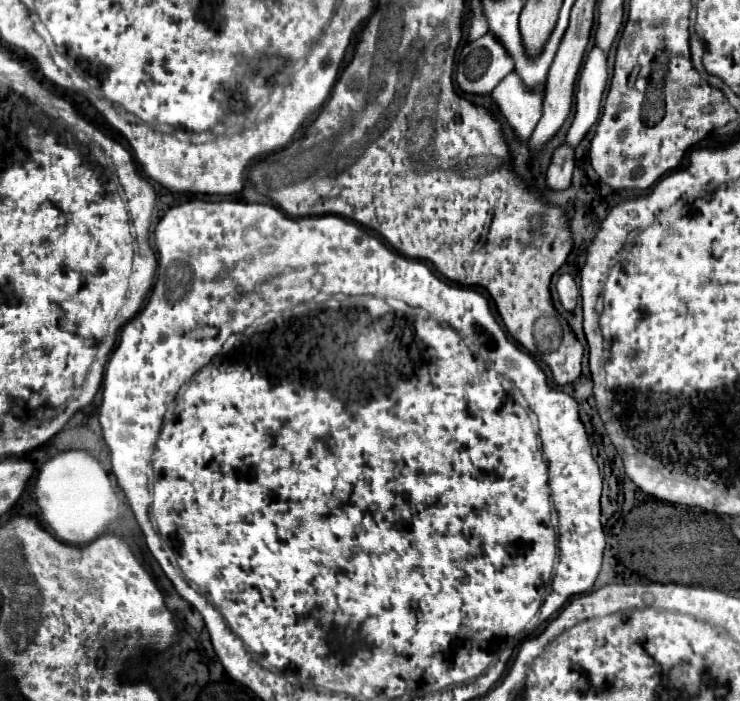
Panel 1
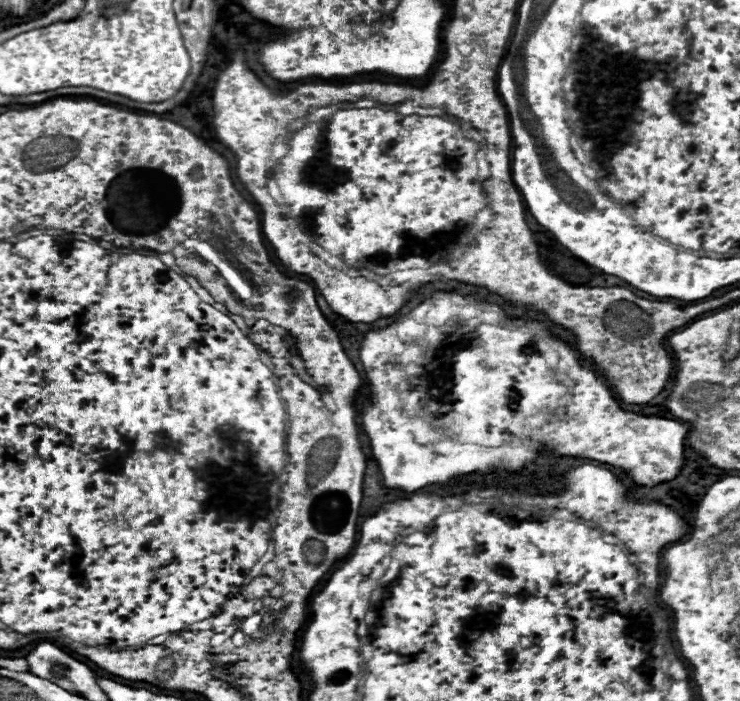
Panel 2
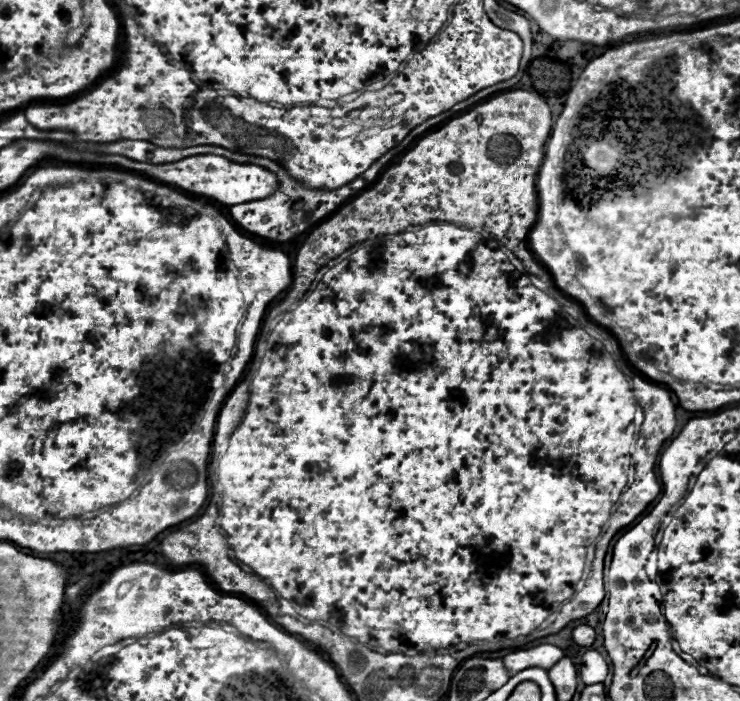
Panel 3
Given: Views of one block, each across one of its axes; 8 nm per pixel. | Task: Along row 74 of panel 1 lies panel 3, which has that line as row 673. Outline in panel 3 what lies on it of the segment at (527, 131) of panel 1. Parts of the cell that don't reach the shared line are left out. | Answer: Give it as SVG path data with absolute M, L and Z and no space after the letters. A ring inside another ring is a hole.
M540 644L528 650L518 650L514 654L504 656L504 668L508 672L508 676L518 674L520 670L526 668L552 668L560 658L564 658L564 652L558 646L552 644Z

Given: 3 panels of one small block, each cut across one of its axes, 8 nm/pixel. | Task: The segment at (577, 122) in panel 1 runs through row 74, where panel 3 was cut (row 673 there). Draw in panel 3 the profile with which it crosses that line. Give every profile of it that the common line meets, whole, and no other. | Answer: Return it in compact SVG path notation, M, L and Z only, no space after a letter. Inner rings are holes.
M588 650L582 656L582 668L580 668L580 676L584 684L600 684L604 682L606 674L608 674L608 664L604 656L596 650Z

